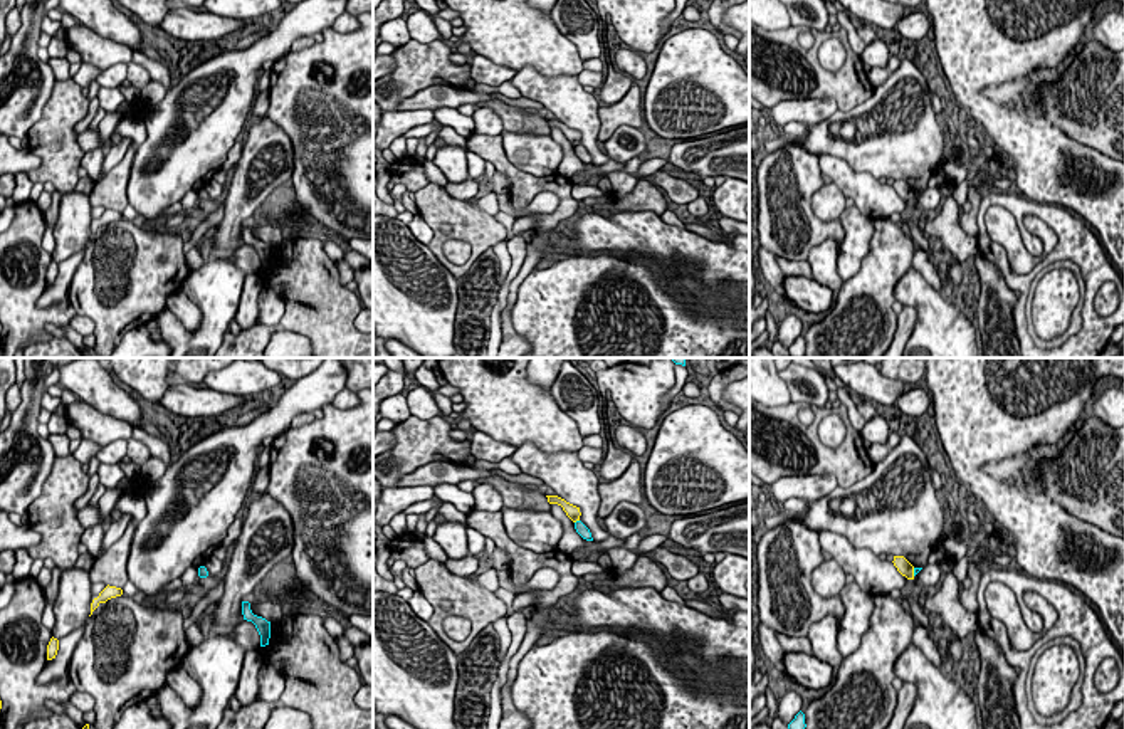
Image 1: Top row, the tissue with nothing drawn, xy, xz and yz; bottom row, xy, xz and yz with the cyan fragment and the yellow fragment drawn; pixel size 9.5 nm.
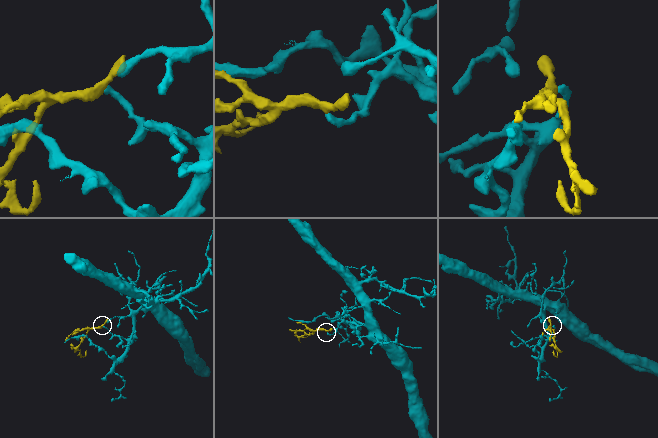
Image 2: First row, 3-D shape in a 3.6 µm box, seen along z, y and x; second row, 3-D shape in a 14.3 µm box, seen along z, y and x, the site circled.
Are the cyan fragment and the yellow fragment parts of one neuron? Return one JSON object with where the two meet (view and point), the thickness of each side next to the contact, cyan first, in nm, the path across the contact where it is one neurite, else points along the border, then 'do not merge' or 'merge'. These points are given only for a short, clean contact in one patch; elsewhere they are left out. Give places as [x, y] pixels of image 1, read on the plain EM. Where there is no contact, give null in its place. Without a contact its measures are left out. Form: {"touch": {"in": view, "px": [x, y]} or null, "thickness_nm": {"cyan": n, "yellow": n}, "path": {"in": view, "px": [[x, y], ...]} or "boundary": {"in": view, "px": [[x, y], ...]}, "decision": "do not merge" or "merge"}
{"touch": {"in": "xz", "px": [577, 145]}, "thickness_nm": {"cyan": 120, "yellow": 130}, "boundary": {"in": "xz", "px": [[578, 143], [575, 146]]}, "decision": "do not merge"}

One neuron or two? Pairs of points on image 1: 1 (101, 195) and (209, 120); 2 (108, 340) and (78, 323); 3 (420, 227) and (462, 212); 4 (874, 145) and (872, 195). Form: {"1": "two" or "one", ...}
{"1": "two", "2": "two", "3": "two", "4": "two"}

